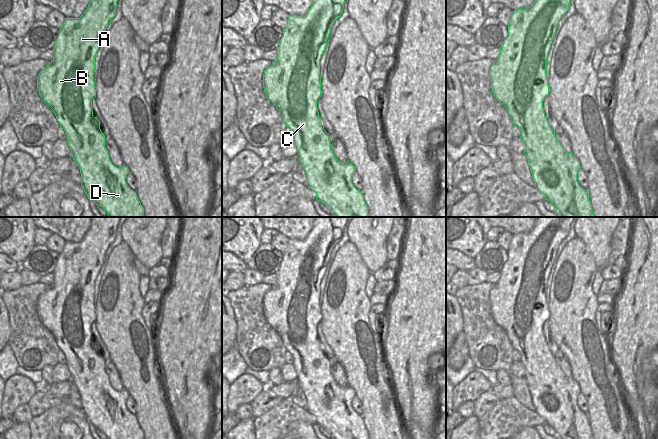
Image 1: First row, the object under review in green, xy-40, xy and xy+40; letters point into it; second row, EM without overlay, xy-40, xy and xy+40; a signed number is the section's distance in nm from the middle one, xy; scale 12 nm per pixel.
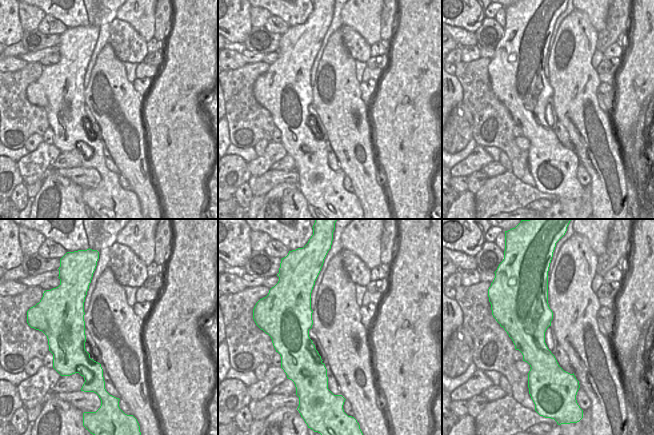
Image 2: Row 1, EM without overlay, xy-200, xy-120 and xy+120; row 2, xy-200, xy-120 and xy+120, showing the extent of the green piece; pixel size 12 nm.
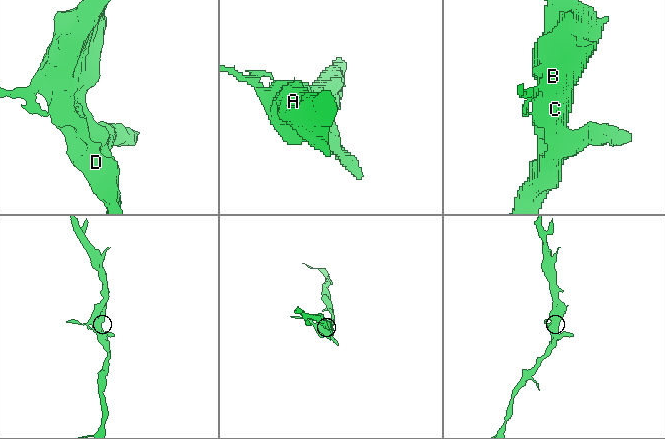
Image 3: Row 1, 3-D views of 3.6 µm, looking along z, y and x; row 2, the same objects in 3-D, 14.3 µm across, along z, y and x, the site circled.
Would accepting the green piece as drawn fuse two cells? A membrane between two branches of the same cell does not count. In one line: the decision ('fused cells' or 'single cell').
single cell

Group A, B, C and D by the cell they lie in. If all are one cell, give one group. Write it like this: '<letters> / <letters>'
A B C D

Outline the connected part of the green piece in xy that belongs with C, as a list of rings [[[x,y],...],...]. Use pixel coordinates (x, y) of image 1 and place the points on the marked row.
[[[313,0],[311,7],[303,16],[290,14],[283,36],[277,48],[276,61],[263,74],[264,93],[269,101],[279,110],[287,128],[293,133],[293,142],[307,175],[307,186],[316,193],[316,200],[331,209],[335,217],[368,217],[368,207],[363,194],[352,183],[355,167],[349,162],[336,159],[329,141],[329,134],[324,129],[324,121],[319,116],[317,101],[321,97],[320,59],[327,45],[327,39],[334,22],[341,16],[345,0]]]

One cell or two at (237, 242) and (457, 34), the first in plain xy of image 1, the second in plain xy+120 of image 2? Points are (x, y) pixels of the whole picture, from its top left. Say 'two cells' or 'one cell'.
two cells

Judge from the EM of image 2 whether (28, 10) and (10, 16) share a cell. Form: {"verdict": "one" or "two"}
{"verdict": "two"}

